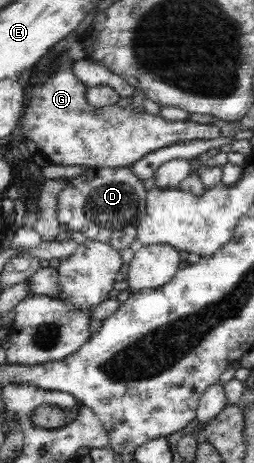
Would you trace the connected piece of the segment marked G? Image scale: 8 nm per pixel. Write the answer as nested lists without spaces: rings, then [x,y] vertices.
[[[74,61],[60,64],[60,68],[50,74],[40,86],[26,88],[26,114],[22,117],[22,136],[39,150],[45,158],[62,166],[96,166],[102,168],[126,168],[148,152],[159,148],[192,140],[210,140],[220,136],[220,127],[214,124],[202,124],[191,120],[166,122],[163,117],[156,118],[150,114],[136,114],[130,106],[118,108],[118,105],[107,107],[93,107],[87,102],[87,88],[75,78]]]

